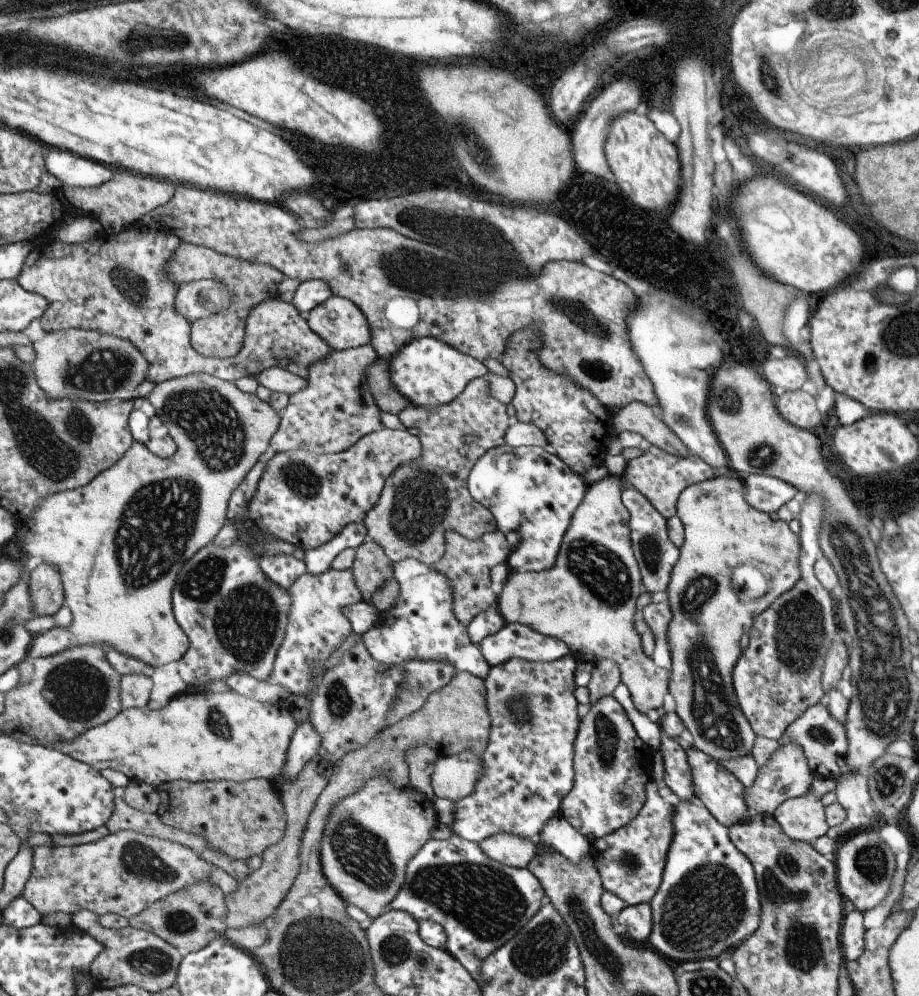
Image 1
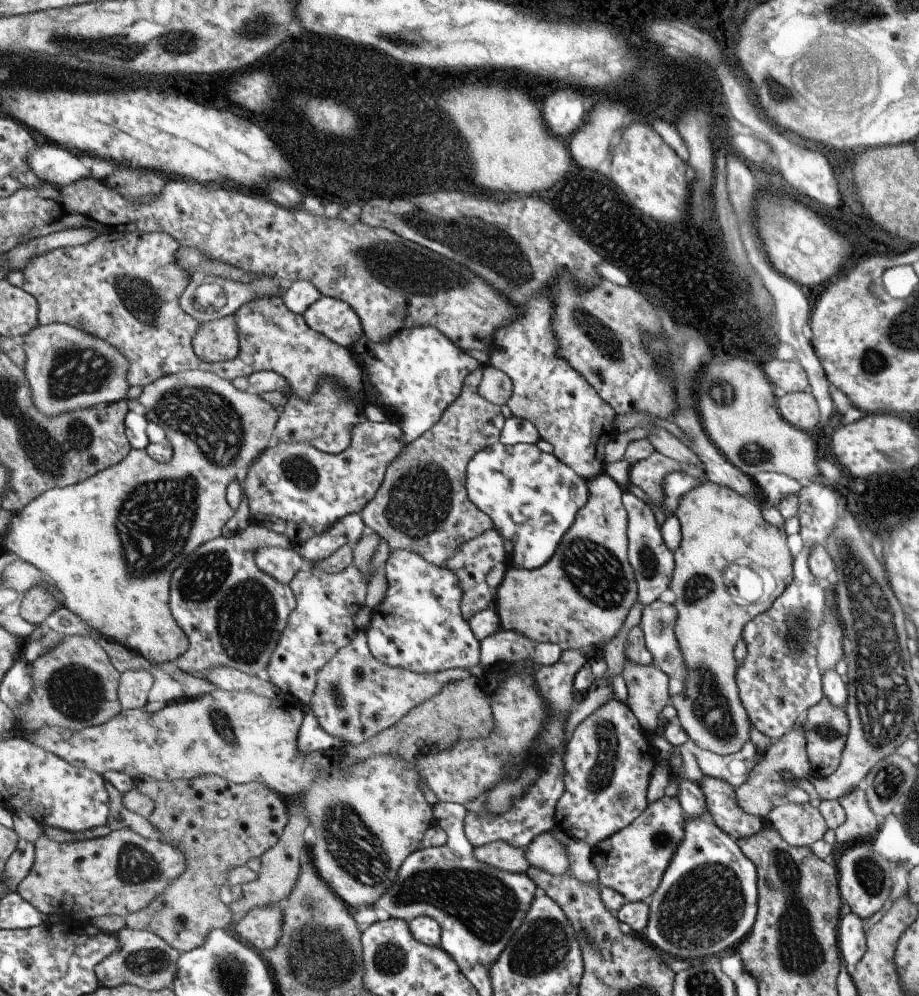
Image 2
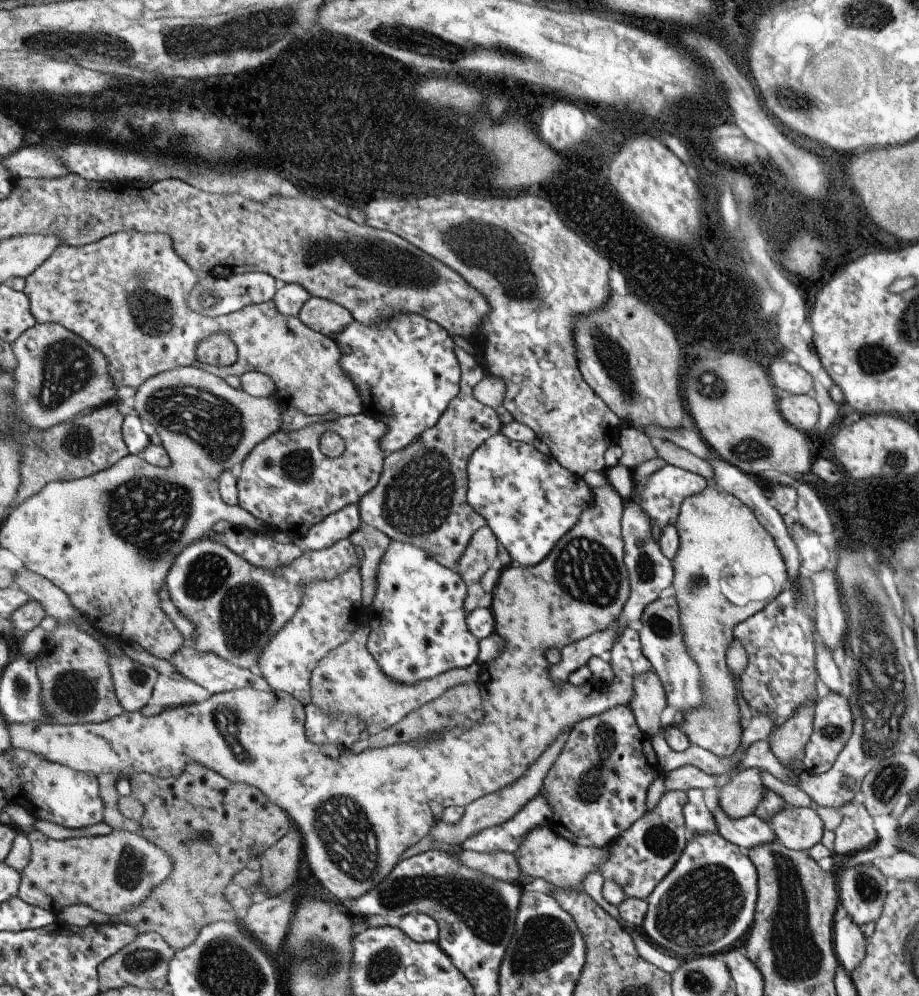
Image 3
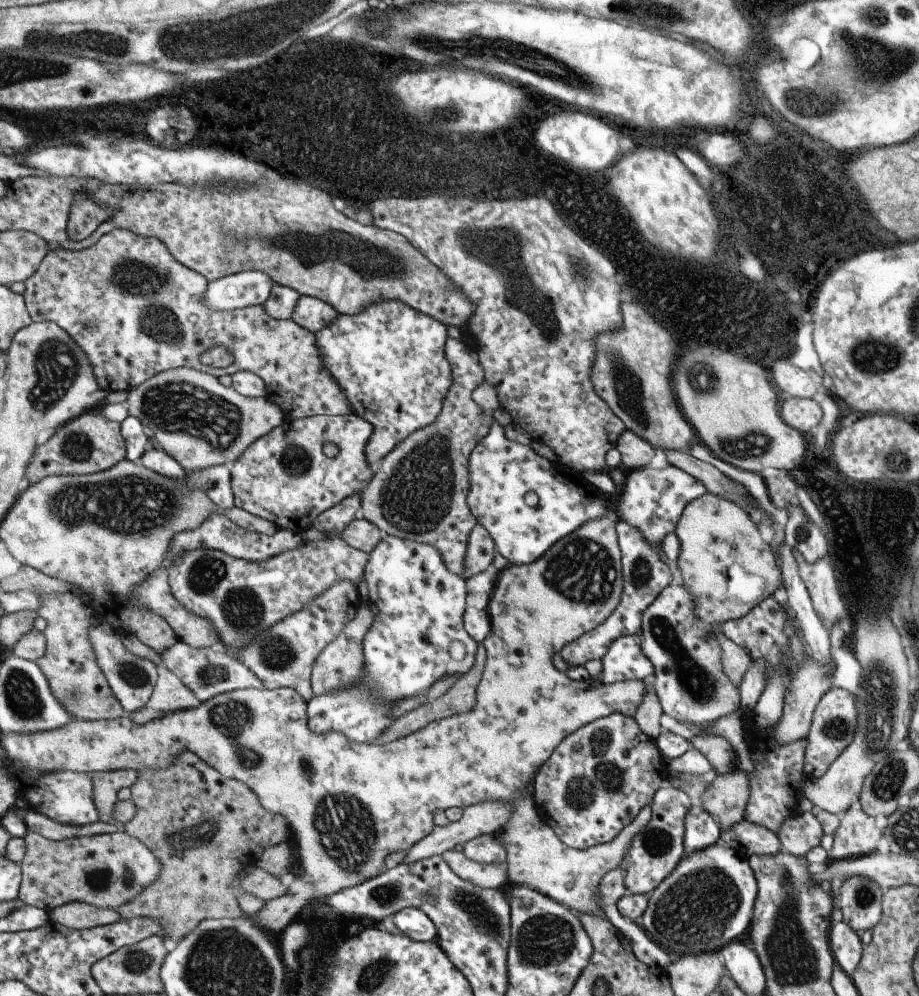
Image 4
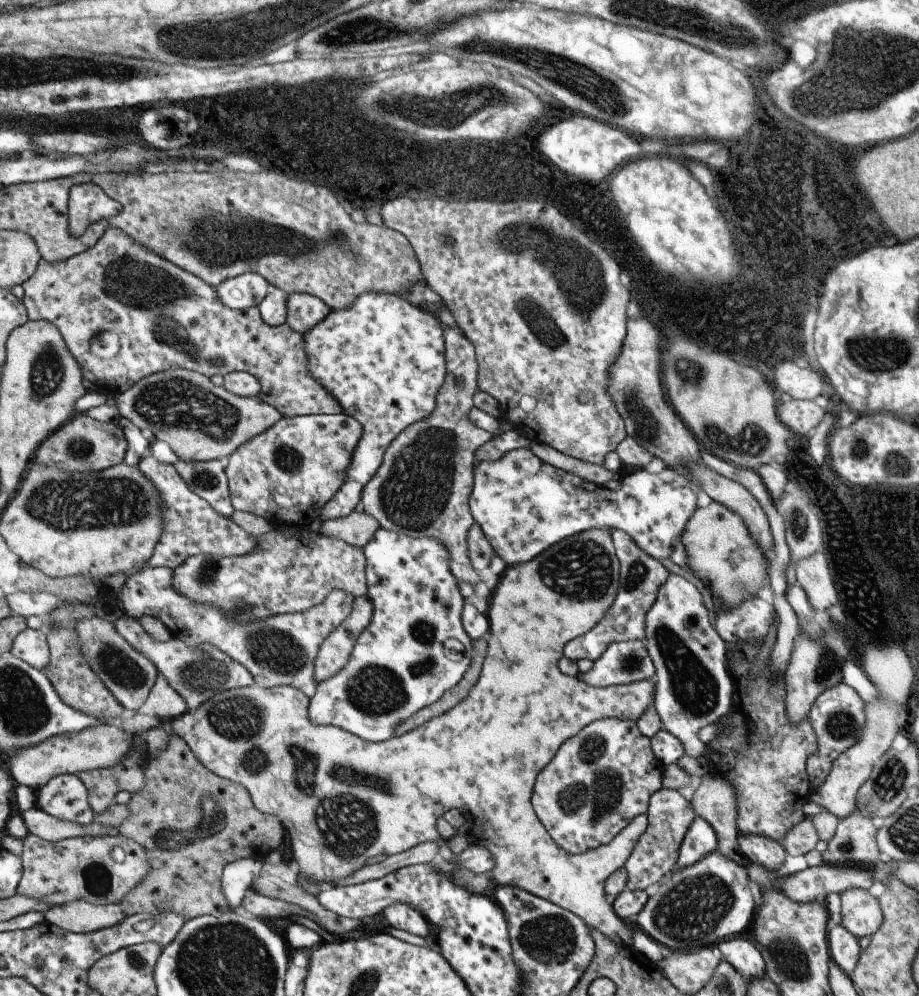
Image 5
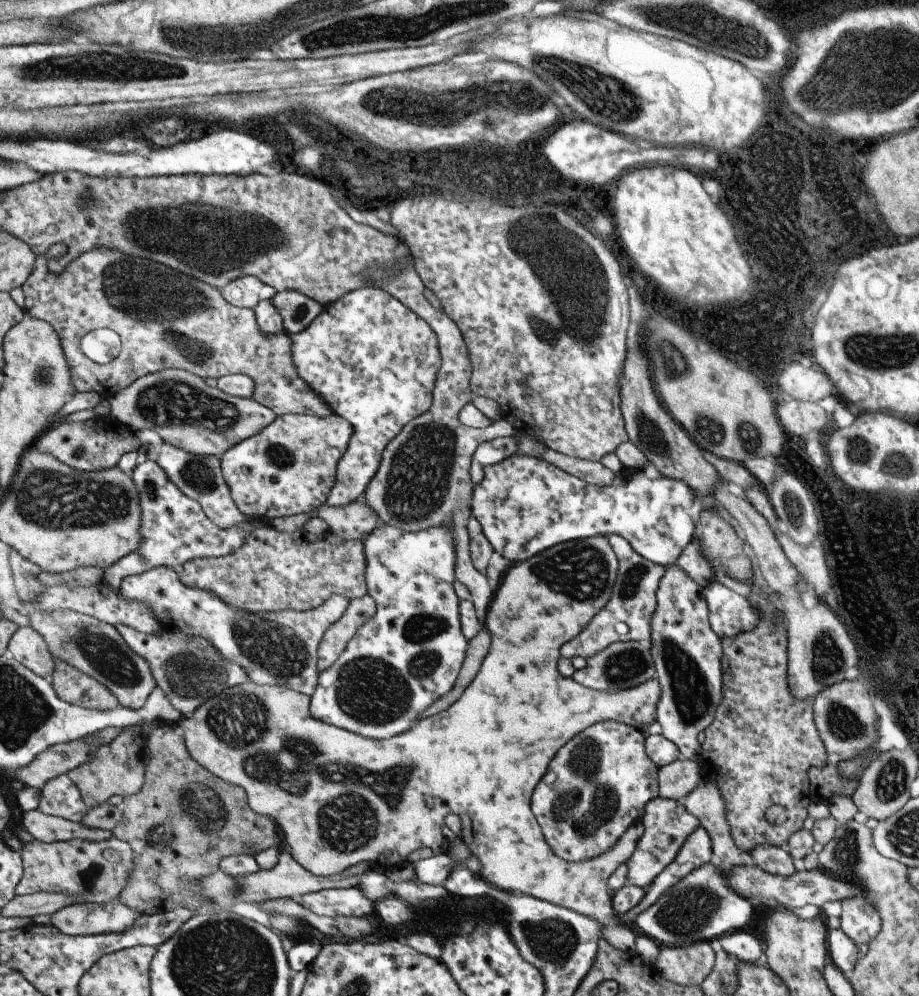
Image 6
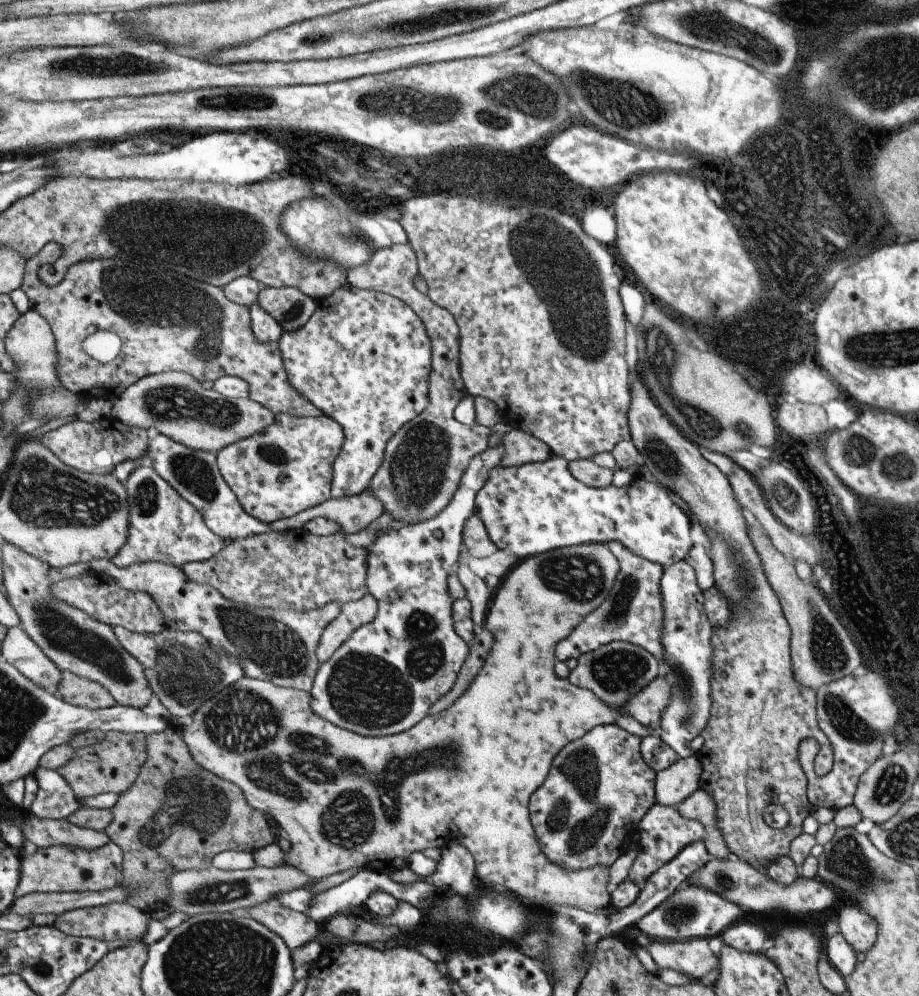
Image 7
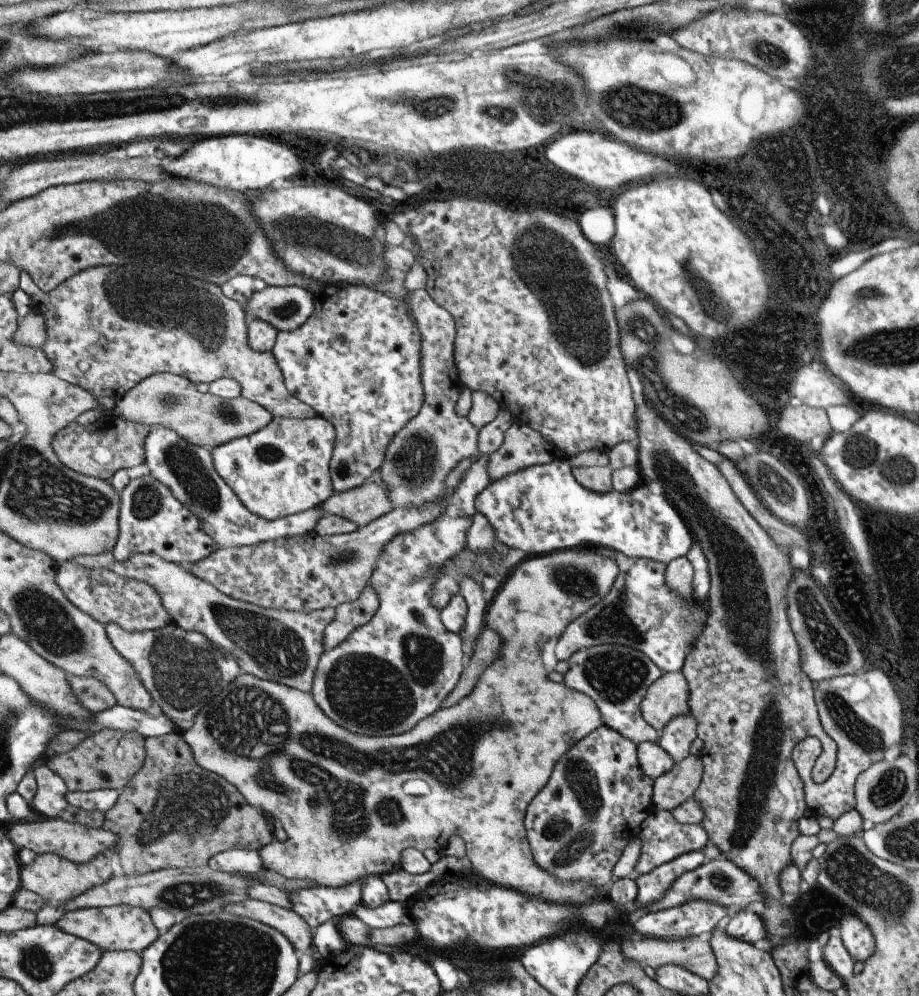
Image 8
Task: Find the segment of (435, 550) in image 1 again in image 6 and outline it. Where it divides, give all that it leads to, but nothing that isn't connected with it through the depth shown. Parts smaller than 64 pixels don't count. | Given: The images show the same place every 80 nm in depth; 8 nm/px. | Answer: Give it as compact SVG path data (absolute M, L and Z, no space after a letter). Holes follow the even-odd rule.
M411 254L407 258L403 258L393 272L387 272L383 266L367 266L363 270L365 286L387 292L393 296L398 302L401 302L406 308L409 308L414 314L417 314L427 326L433 330L435 338L437 338L437 350L439 352L439 370L435 374L435 382L431 392L431 405L426 412L423 412L417 418L413 418L407 422L399 433L385 446L377 471L374 478L367 484L365 491L360 498L363 502L377 514L377 517L383 524L399 528L399 530L407 530L407 532L417 532L431 528L431 526L449 526L451 530L451 538L455 540L455 566L454 580L459 581L471 595L471 604L474 610L477 610L477 619L483 624L489 602L492 599L493 591L489 589L486 582L486 576L480 574L473 566L468 552L468 536L465 528L467 518L470 516L470 497L474 490L469 480L469 466L473 456L473 452L477 450L477 446L481 446L483 442L494 440L495 438L505 438L512 436L516 431L515 428L507 422L506 419L500 418L497 422L492 422L490 426L484 428L467 427L457 418L459 410L470 404L473 398L471 390L469 390L469 362L467 362L467 350L465 350L465 342L457 326L449 319L445 312L435 310L422 296L424 285L421 283L419 276L415 273L413 258Z

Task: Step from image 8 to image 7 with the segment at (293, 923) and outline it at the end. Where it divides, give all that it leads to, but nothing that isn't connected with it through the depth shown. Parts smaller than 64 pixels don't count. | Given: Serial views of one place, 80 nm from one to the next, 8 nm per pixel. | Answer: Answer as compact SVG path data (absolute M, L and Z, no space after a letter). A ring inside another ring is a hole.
M277 901L250 908L250 914L278 934L289 950L315 939L319 932L319 926L311 917L285 908Z

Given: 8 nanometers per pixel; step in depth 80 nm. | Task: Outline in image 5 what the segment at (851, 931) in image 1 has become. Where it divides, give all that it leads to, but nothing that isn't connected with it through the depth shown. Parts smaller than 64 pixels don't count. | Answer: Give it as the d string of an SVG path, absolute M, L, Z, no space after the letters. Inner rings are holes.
M838 925L827 930L826 944L830 961L849 977L860 954L858 940Z

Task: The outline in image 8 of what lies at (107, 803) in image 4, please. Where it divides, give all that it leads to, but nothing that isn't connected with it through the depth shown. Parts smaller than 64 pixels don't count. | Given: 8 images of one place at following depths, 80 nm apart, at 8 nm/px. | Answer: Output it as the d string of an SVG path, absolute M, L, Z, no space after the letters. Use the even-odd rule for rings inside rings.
M103 729L95 731L93 736L86 738L72 751L49 758L46 765L63 778L69 791L78 793L101 789L122 791L142 769L145 761L146 737L139 733Z

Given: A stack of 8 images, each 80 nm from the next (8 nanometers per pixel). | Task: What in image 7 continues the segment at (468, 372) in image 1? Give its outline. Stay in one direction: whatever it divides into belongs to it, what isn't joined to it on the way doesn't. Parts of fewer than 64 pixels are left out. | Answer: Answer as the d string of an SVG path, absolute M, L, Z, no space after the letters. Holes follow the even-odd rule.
M348 284L334 290L327 298L317 300L317 310L301 329L291 332L283 331L280 334L278 345L280 353L283 354L283 366L287 370L287 376L295 386L299 394L309 399L324 414L329 415L335 422L342 426L344 441L342 442L339 454L335 457L333 464L333 484L330 485L330 498L348 497L359 494L368 488L371 477L379 468L386 442L401 428L408 420L415 418L428 403L428 374L430 373L431 351L430 338L427 336L424 324L417 318L417 315L398 298L387 293L378 293L372 290L350 287Z

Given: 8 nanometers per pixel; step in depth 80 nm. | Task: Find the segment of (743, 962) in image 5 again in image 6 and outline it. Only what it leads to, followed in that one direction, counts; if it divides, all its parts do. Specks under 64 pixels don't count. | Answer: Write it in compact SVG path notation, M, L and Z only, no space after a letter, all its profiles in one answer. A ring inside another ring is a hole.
M746 928L723 934L717 940L723 951L728 956L733 956L733 959L759 964L759 966L766 965L763 945L759 944L759 940L754 938Z

